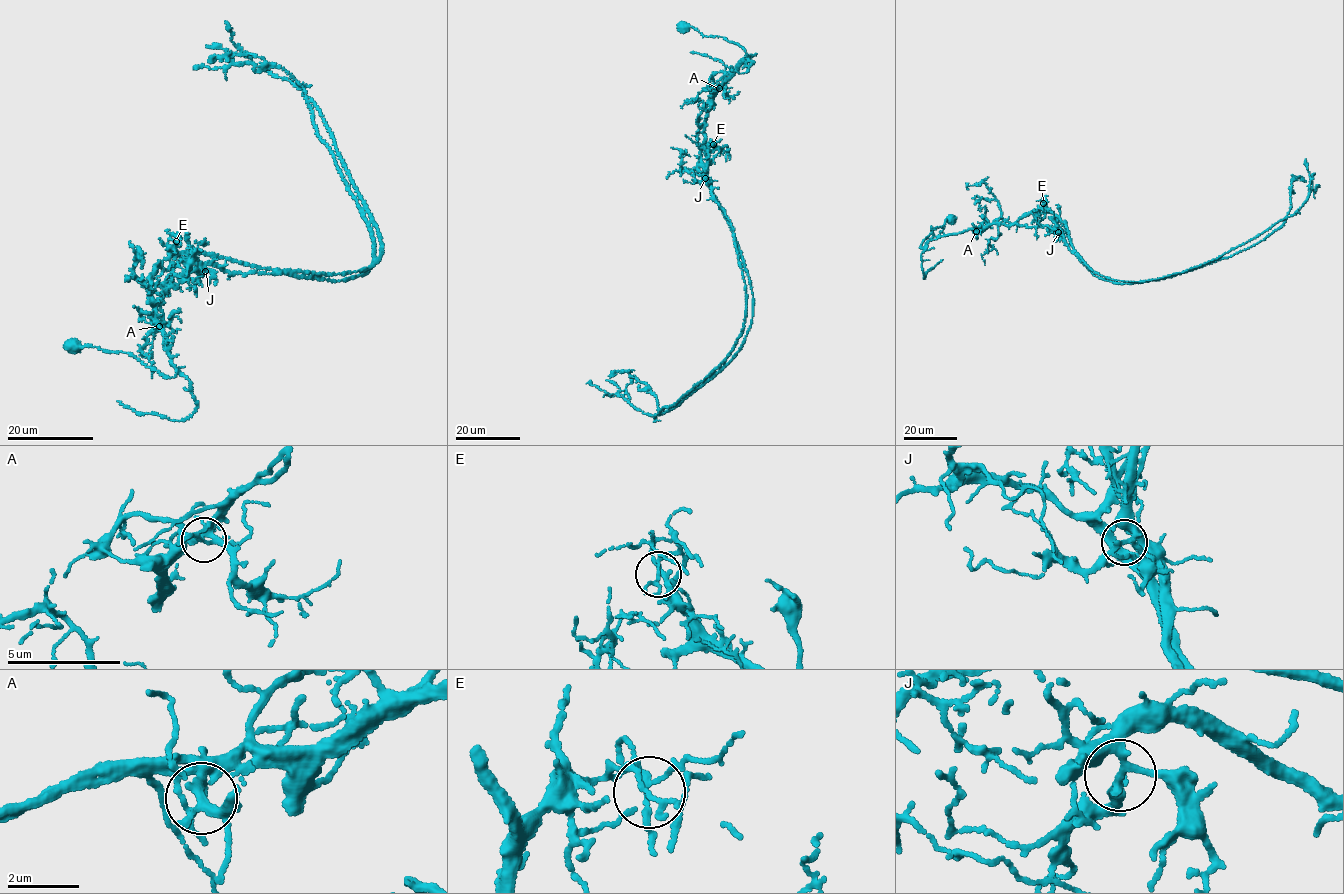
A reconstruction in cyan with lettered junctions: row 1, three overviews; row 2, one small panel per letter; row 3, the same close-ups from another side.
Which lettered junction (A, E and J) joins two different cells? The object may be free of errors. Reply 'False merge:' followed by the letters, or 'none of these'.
False merge: A

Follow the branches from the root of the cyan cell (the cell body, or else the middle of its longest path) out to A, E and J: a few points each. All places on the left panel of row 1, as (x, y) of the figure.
A: (72, 347), (76, 350), (93, 346), (131, 354), (147, 366), (172, 378), (176, 369), (159, 325)
E: (72, 347), (131, 354), (174, 376), (169, 345), (148, 299), (155, 265), (168, 256), (169, 238), (176, 241)
J: (72, 347), (131, 354), (173, 377), (176, 369), (155, 321), (155, 307), (169, 288), (197, 269), (205, 271)

